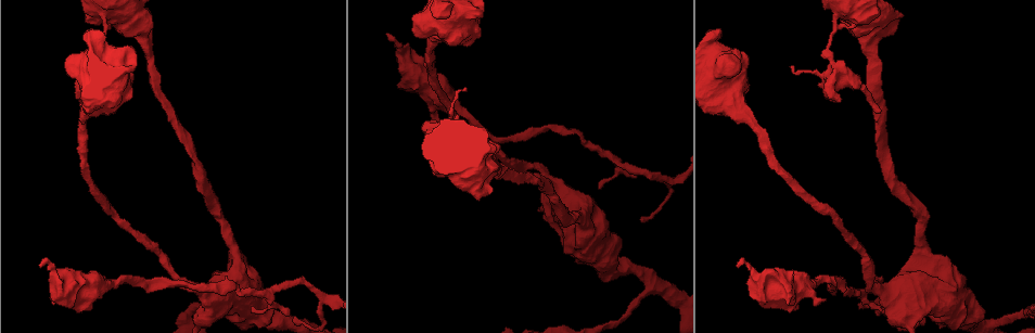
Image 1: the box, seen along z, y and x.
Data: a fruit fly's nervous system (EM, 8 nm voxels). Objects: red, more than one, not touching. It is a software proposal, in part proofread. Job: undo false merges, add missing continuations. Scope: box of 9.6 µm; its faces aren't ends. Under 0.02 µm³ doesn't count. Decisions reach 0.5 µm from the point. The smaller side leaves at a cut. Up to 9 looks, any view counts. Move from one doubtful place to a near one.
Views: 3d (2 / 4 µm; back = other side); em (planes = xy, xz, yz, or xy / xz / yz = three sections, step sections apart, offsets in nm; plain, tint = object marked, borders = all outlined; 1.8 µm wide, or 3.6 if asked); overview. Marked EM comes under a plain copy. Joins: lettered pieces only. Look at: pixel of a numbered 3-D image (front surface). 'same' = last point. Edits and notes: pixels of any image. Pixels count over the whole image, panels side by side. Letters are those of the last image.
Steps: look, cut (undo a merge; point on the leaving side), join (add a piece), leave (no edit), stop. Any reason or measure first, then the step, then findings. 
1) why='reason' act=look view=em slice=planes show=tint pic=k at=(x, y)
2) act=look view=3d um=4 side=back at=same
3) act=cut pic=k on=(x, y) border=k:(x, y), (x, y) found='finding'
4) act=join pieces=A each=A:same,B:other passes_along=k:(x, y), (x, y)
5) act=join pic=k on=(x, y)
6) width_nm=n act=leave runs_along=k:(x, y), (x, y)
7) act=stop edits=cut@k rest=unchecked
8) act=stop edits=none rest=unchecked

why='branch stops here' act=look view=em slice=xz step=8 show=tint pic=1 at=(388, 35)

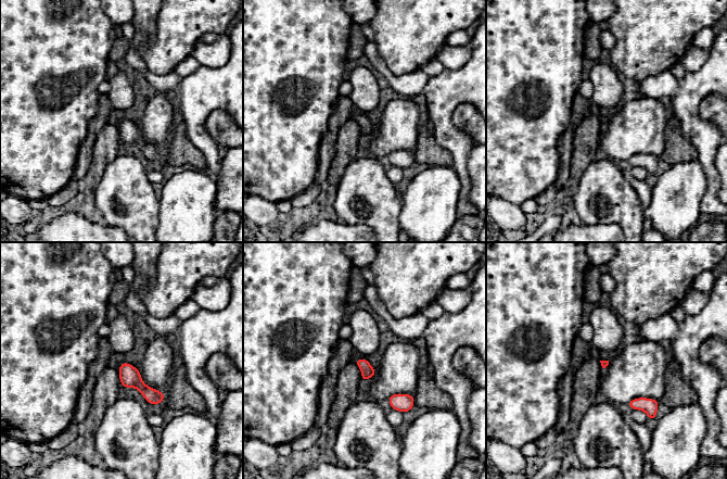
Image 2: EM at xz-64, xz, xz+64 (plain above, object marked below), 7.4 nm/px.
why='what lies round it' act=look view=em slice=xz step=8 show=borders at=same

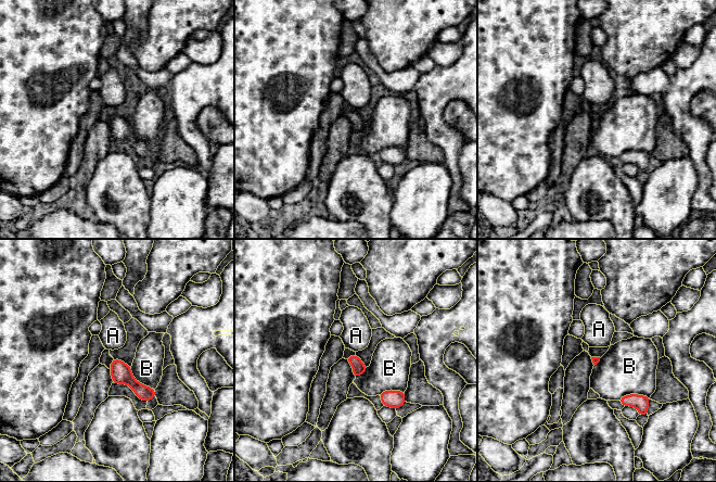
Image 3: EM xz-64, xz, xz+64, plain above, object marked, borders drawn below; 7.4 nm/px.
act=leave each=A:other,B:other border=3:(130, 367), (138, 381), (154, 390) found='no lettered piece goes on from it'

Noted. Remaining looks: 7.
why='thick turns thin' act=look view=3d um=4 pic=1 at=(934, 264)

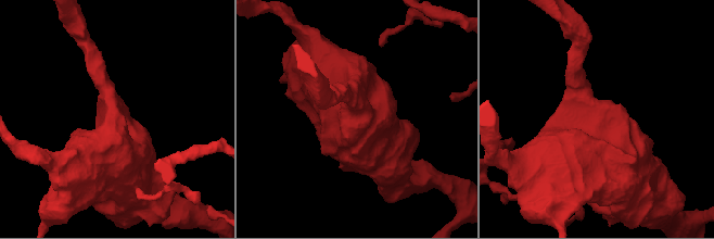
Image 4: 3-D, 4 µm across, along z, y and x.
why='now the EM' act=look view=em um=3.6 slice=xy step=8 show=borders pic=4 at=(354, 113)

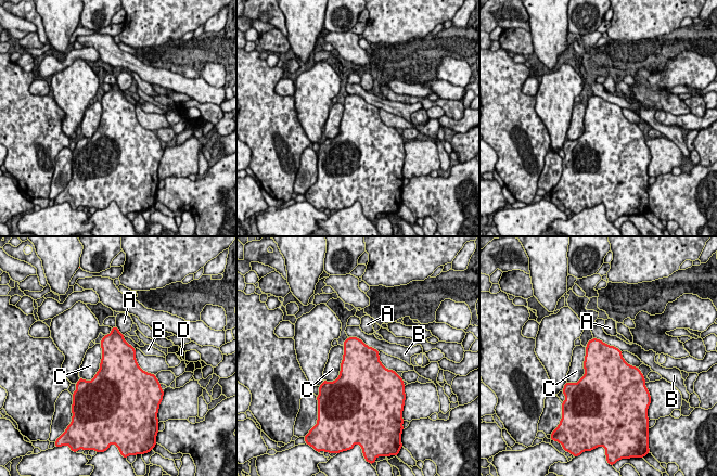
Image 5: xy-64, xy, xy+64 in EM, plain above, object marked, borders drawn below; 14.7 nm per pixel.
act=leave each=A:other,B:other,C:other,D:other border=5:(100, 343), (100, 368), (86, 381) found='all the same neuron'

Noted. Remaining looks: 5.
act=look view=em slice=xy step=4 show=tint pic=1 at=(968, 312)

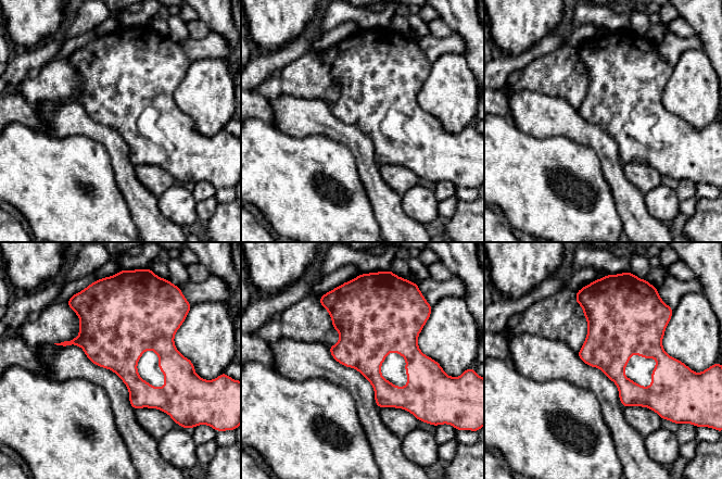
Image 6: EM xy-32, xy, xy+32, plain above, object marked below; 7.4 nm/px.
act=look view=em slice=planes show=borders at=same

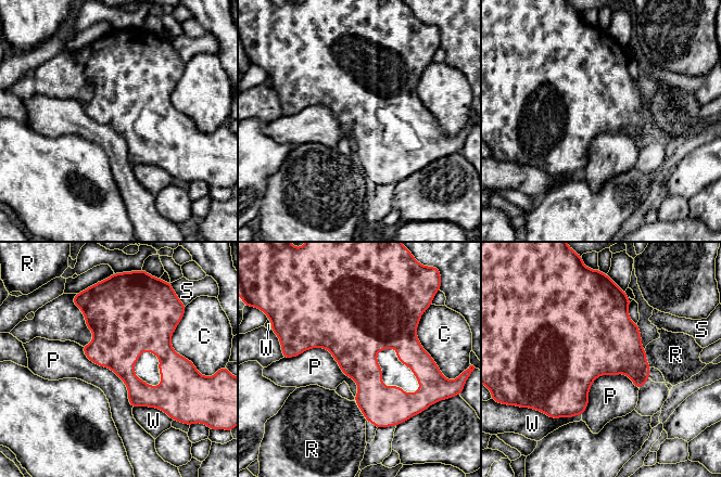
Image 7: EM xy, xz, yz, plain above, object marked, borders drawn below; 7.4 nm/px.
longest_contact=P:600nm act=leave each=C:other,P:other,R:other,S:other,W:other border=7:(285, 357), (325, 348), (358, 390) found='all the same neuron'

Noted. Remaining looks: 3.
why='sudden change in width' act=look view=em um=3.6 slice=planes show=borders pic=1 at=(470, 163)

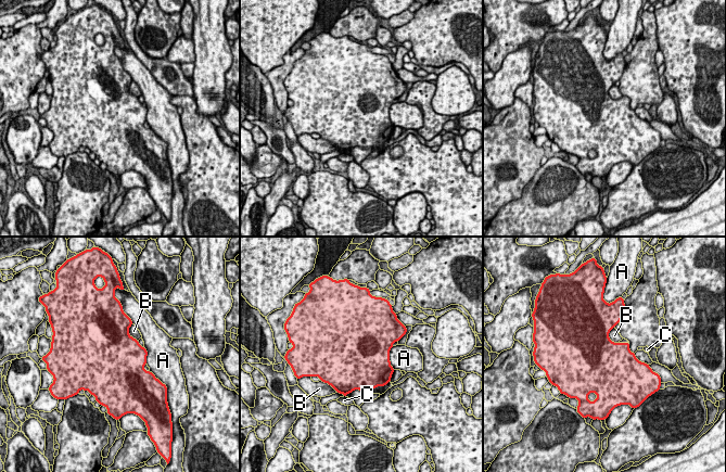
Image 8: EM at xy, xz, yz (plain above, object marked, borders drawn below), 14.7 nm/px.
width_nm=850 longest_contact=A:360nm act=leave each=A:other,B:other,C:other found='one neuron here'

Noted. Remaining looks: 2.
act=stop edits=none rest=unchecked

